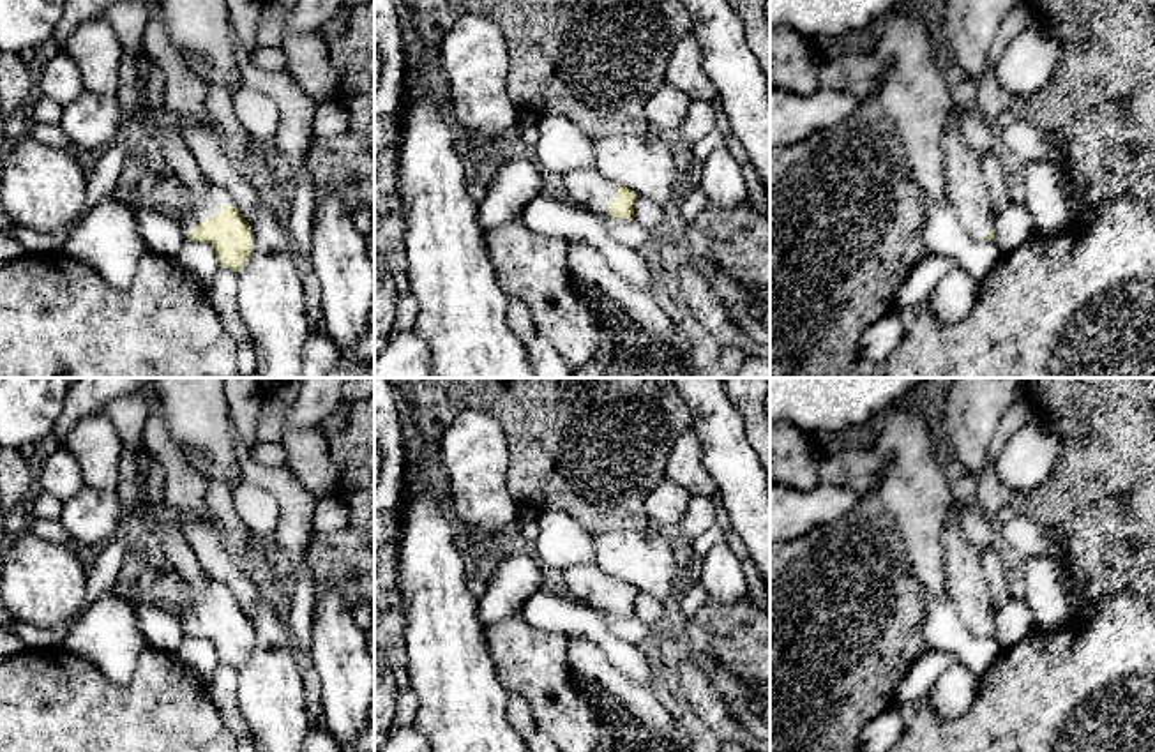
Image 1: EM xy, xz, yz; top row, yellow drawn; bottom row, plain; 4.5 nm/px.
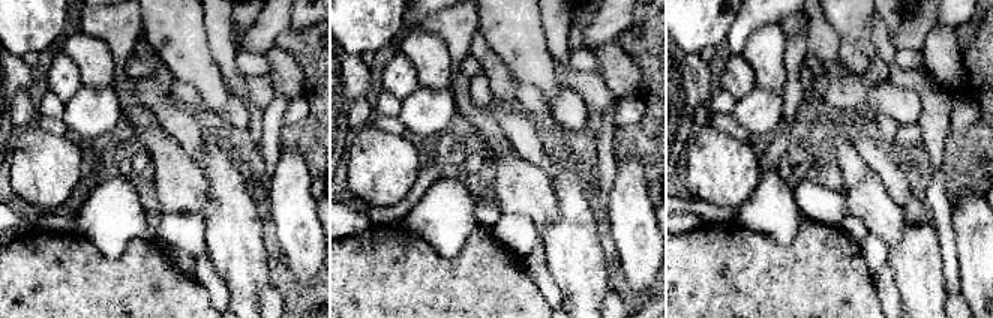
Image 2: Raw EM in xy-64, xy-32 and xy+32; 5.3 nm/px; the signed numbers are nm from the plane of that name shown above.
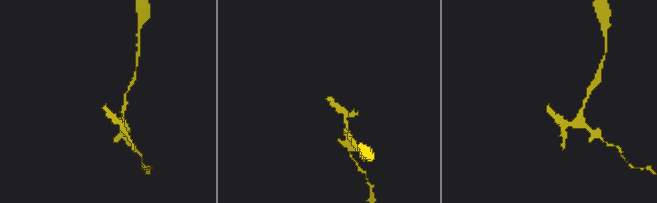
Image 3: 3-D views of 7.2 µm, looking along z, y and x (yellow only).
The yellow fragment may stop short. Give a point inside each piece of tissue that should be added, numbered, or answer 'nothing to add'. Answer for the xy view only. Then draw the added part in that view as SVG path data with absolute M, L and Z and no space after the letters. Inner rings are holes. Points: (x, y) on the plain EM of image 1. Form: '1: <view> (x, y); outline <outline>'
1: xy (196, 602); outline M210 579L201 588L196 588L182 581L182 602L175 611L180 616L184 632L189 635L189 630L201 616L212 614L226 600L235 600L235 597L223 583Z

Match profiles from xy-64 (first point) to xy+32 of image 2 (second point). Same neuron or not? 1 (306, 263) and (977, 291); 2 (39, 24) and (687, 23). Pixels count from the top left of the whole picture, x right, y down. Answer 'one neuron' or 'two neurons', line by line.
1: one neuron
2: one neuron

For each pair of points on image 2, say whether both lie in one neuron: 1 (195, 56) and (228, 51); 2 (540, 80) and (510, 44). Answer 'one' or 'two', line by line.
1: two
2: one

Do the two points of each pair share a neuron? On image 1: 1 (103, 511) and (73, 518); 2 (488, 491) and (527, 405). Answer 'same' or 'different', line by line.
1: same
2: different

